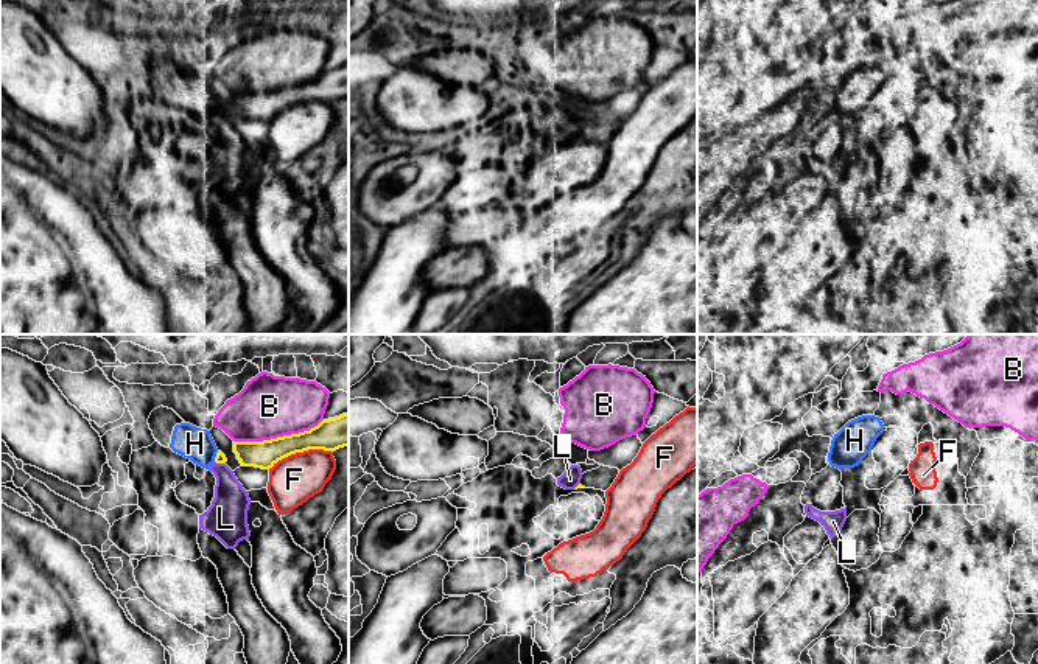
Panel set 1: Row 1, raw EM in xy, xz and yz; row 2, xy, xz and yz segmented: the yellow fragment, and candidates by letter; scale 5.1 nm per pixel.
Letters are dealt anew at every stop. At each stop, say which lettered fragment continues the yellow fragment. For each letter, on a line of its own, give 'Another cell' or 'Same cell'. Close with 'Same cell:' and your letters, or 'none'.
B: Another cell
F: Another cell
H: Same cell
L: Another cell
Same cell: H

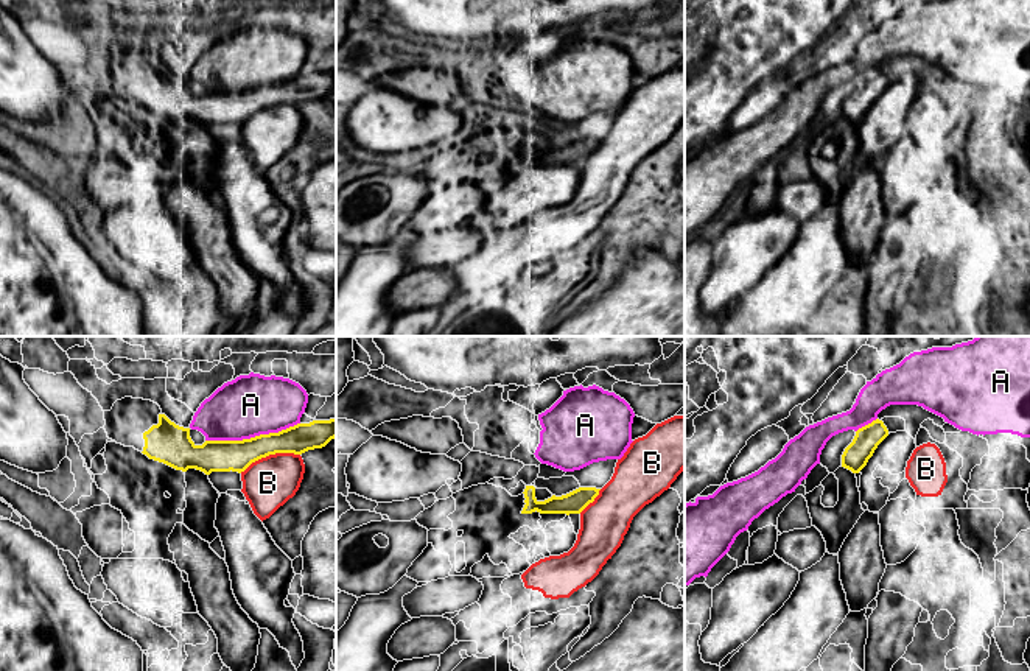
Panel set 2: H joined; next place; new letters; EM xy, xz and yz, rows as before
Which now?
A: Another cell
B: Another cell
Same cell: none

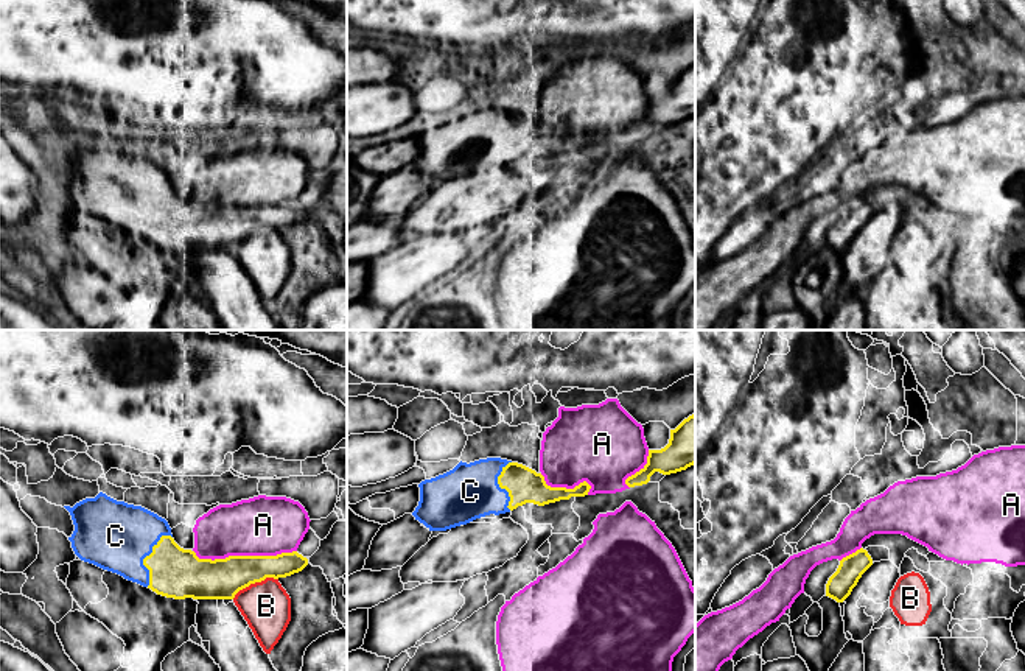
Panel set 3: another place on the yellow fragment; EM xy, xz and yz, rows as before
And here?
A: Another cell
B: Another cell
C: Same cell
Same cell: C

